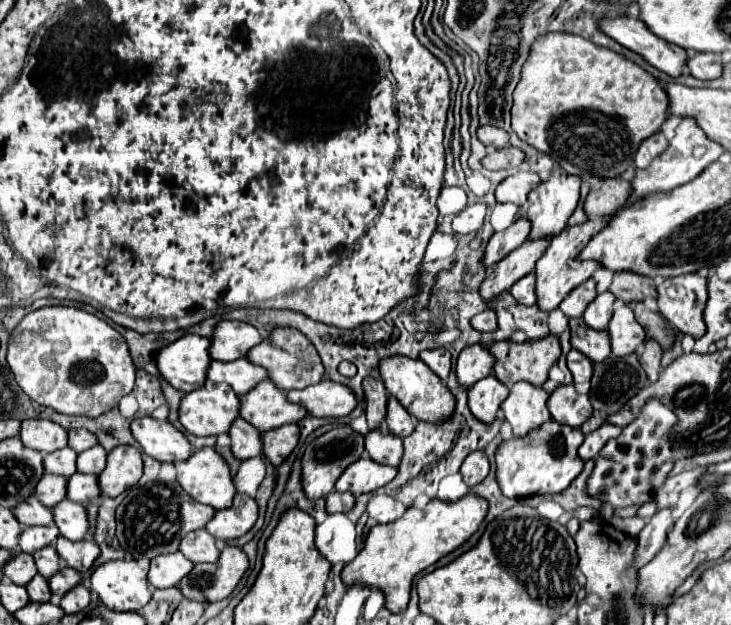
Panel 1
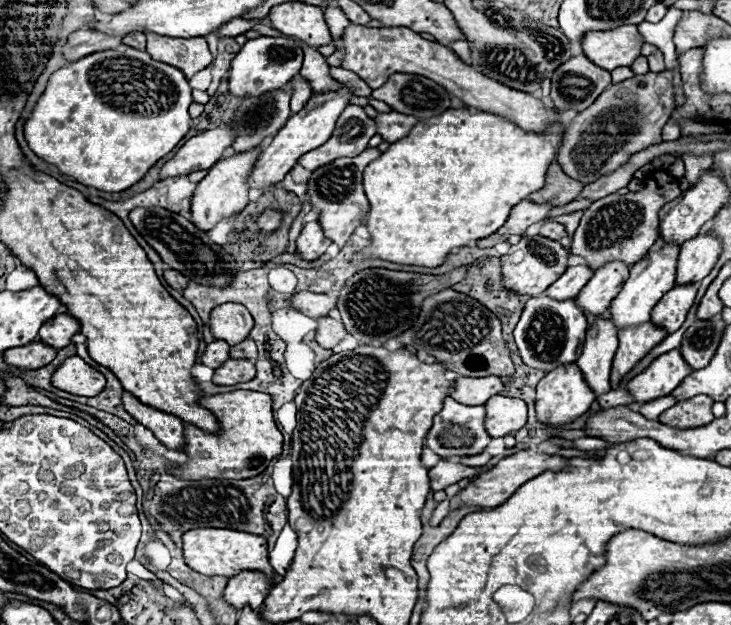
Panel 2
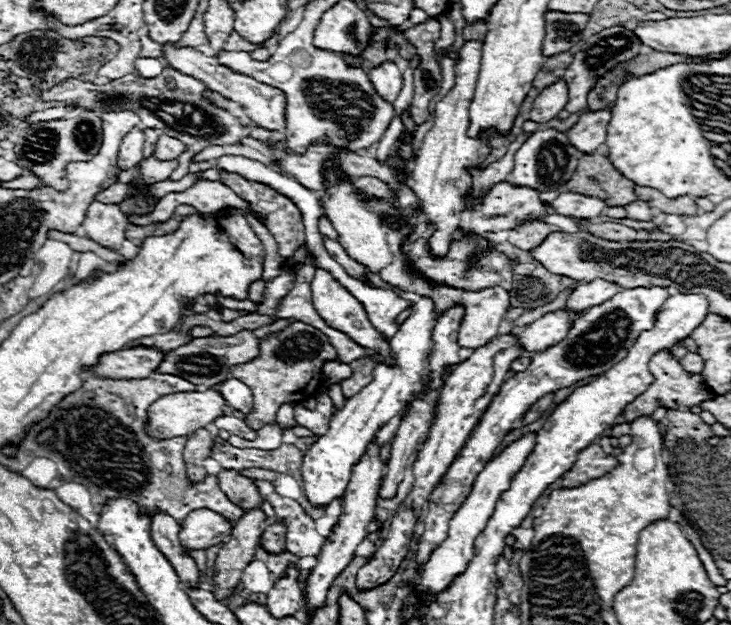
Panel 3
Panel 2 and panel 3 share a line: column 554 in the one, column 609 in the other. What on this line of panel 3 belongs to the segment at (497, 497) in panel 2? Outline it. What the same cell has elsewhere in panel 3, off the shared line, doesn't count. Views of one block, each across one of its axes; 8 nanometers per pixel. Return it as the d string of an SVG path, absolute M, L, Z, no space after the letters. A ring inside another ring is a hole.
M598 444L588 446L586 450L578 452L574 466L562 476L564 486L576 488L576 486L588 482L590 478L598 478L598 476L610 472L612 468L616 468L616 464L618 464L618 460L614 456L608 456Z

